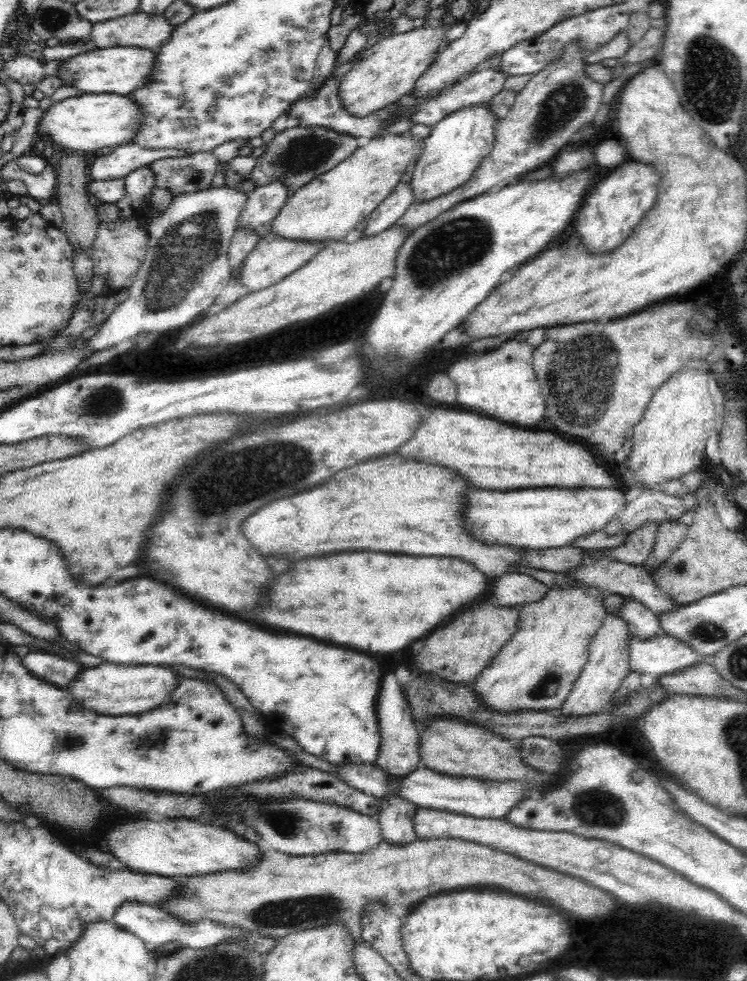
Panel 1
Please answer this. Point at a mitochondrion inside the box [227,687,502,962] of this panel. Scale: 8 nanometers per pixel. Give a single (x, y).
(294, 911)

